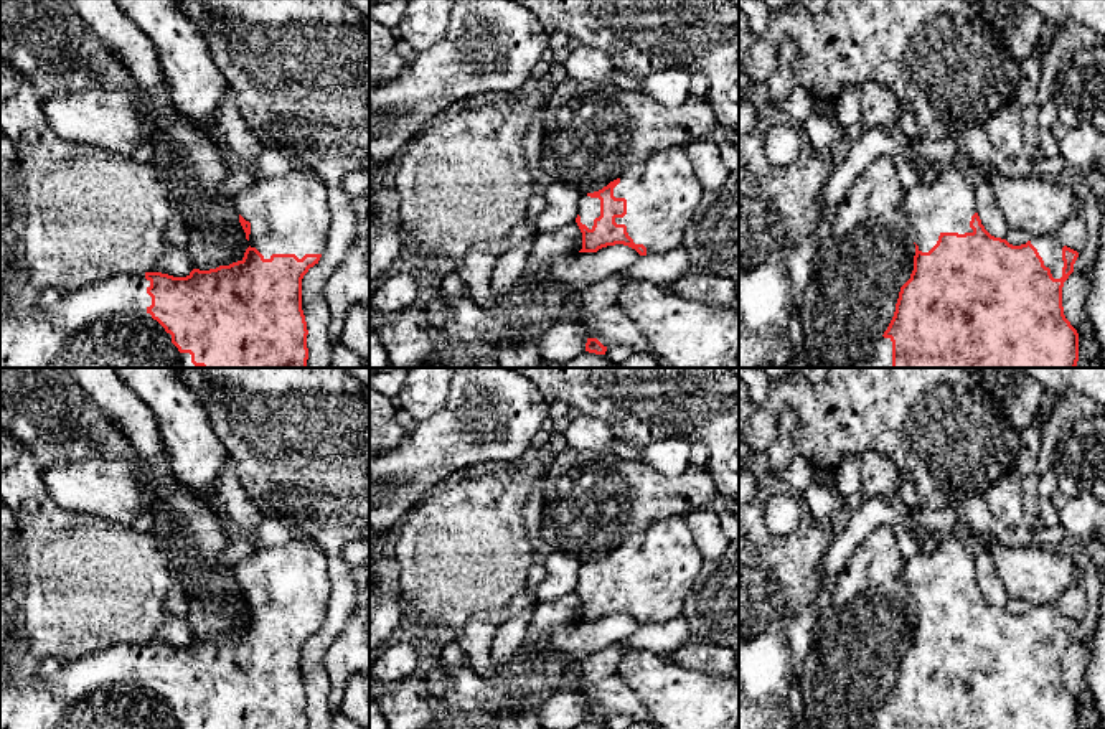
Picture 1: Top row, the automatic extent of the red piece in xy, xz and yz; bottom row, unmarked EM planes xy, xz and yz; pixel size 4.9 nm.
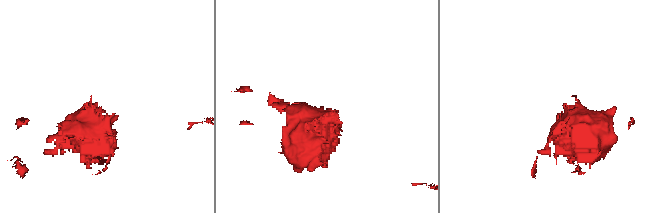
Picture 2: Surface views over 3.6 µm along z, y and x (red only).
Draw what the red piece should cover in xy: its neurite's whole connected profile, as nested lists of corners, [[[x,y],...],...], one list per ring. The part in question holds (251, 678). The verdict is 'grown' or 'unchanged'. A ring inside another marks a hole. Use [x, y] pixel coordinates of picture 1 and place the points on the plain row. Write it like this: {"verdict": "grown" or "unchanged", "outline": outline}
{"verdict": "grown", "outline": [[[294,539],[236,562],[233,572],[251,614],[241,630],[209,640],[193,638],[186,647],[122,642],[61,665],[46,680],[7,675],[0,680],[0,729],[308,729],[302,648],[327,615],[328,556],[310,541]]]}

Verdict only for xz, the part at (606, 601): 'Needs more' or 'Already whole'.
Needs more

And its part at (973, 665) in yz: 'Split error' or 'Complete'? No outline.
Split error

